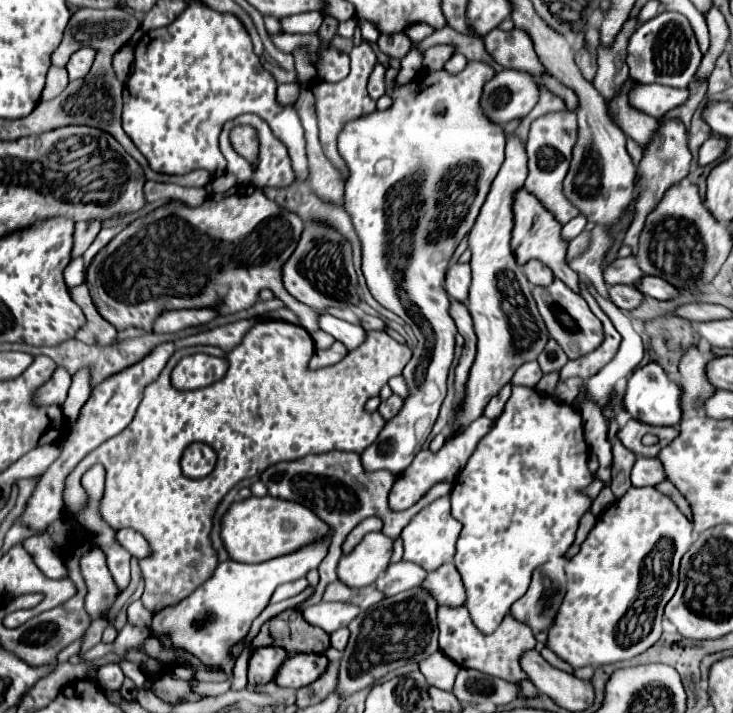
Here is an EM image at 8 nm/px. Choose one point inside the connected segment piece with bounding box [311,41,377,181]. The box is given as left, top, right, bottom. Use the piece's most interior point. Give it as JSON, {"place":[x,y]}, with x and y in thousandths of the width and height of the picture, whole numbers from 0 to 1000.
{"place":[458,144]}

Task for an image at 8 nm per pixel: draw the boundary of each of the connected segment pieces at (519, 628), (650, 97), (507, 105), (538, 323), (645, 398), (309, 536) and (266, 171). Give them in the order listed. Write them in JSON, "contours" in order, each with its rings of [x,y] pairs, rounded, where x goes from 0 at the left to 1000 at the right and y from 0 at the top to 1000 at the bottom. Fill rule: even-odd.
{"contours":[[[[602,849],[596,857],[596,865],[599,865],[599,907],[623,933],[651,938],[656,944],[667,944],[673,950],[681,950],[681,952],[697,955],[697,958],[716,952],[716,944],[708,933],[708,921],[719,910],[730,907],[730,893],[727,893],[727,885],[719,882],[719,877],[714,877],[711,871],[703,871],[703,865],[697,865],[697,860],[692,860],[692,865],[686,868],[686,877],[681,877],[678,885],[670,891],[659,891],[645,877],[634,849],[621,851],[621,854]]],[[[868,118],[866,125],[861,125],[858,142],[864,150],[872,156],[899,167],[905,164],[913,153],[929,147],[937,139],[937,125],[915,125],[899,118]]],[[[686,97],[659,125],[659,156],[670,170],[689,175],[703,164],[716,164],[735,142],[730,108],[714,100]]],[[[697,187],[692,189],[692,203],[689,203],[689,229],[683,231],[678,248],[670,257],[664,282],[656,290],[656,299],[640,327],[640,352],[643,352],[643,377],[645,377],[645,397],[640,405],[640,419],[637,419],[637,431],[640,439],[645,445],[645,456],[648,456],[648,467],[651,467],[651,501],[645,506],[643,515],[643,529],[637,529],[637,557],[632,560],[632,568],[626,568],[618,579],[618,588],[613,593],[613,607],[610,607],[610,619],[621,610],[626,610],[632,602],[637,602],[637,596],[643,596],[643,590],[648,590],[651,585],[659,582],[659,574],[664,571],[667,560],[675,557],[681,551],[681,546],[697,534],[697,529],[703,526],[703,520],[719,509],[733,504],[733,498],[741,492],[744,481],[746,481],[746,461],[744,453],[733,436],[730,419],[724,414],[727,400],[719,394],[714,377],[705,372],[700,352],[694,346],[697,341],[697,321],[700,321],[700,299],[697,299],[697,282],[703,282],[703,265],[708,265],[708,259],[714,259],[719,251],[719,215],[716,215],[716,201],[708,189]]],[[[885,509],[880,515],[866,518],[864,529],[858,532],[855,548],[853,548],[853,557],[850,557],[850,571],[853,571],[853,576],[861,579],[864,588],[877,590],[883,596],[921,599],[932,588],[932,576],[929,576],[929,543],[910,529],[905,515],[899,515],[896,509]]],[[[340,697],[334,703],[318,705],[304,725],[302,756],[318,787],[326,790],[359,790],[364,784],[397,776],[427,756],[441,753],[449,739],[419,711],[375,697]]],[[[326,161],[323,167],[310,170],[307,178],[304,178],[304,184],[302,184],[299,201],[302,201],[302,215],[310,223],[310,240],[323,248],[323,257],[329,257],[329,259],[348,259],[351,265],[362,265],[362,262],[392,262],[392,259],[397,259],[397,254],[402,254],[402,243],[397,237],[397,223],[394,223],[392,206],[370,187],[367,175],[356,164],[351,164],[351,161]],[[321,175],[342,175],[353,187],[353,229],[351,231],[340,229],[332,217],[326,217],[318,209],[315,195],[312,195],[312,187],[315,187],[315,181]]]]}

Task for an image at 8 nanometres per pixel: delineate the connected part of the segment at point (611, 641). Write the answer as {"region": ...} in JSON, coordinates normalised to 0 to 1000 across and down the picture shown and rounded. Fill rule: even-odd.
{"region":[[[861,683],[847,700],[842,700],[836,708],[831,708],[814,728],[812,739],[806,742],[806,748],[801,750],[801,756],[793,762],[793,770],[784,781],[779,781],[776,792],[771,795],[774,801],[774,832],[763,849],[763,860],[757,863],[757,871],[752,874],[752,882],[746,888],[746,907],[765,921],[768,927],[774,927],[782,938],[798,935],[798,933],[831,933],[831,930],[844,930],[844,927],[855,927],[864,924],[869,919],[874,919],[877,913],[883,913],[891,902],[896,902],[896,896],[902,893],[902,865],[905,865],[905,854],[910,849],[910,843],[918,837],[921,826],[924,826],[924,815],[926,815],[926,784],[929,778],[943,767],[945,762],[945,750],[943,750],[943,731],[924,714],[924,708],[907,697],[905,691],[899,691],[894,683]]]}

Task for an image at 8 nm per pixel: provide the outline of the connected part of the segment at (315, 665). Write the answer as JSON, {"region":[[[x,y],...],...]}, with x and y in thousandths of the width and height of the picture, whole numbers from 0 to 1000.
{"region":[[[408,916],[402,921],[394,921],[381,944],[375,947],[375,958],[381,964],[394,966],[411,966],[413,961],[422,961],[424,955],[432,955],[446,941],[449,924],[435,916]]]}

